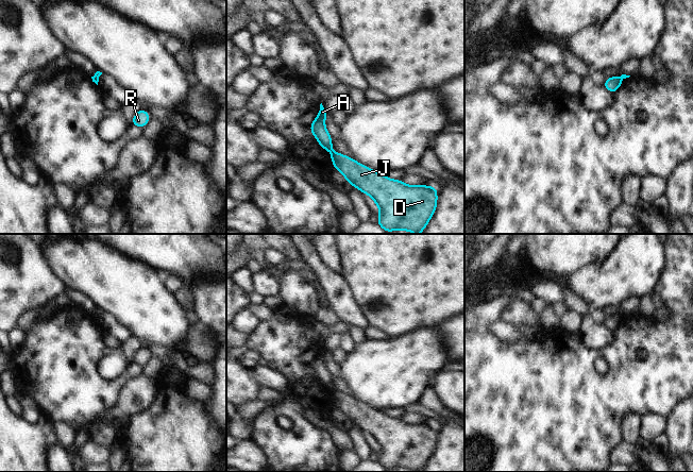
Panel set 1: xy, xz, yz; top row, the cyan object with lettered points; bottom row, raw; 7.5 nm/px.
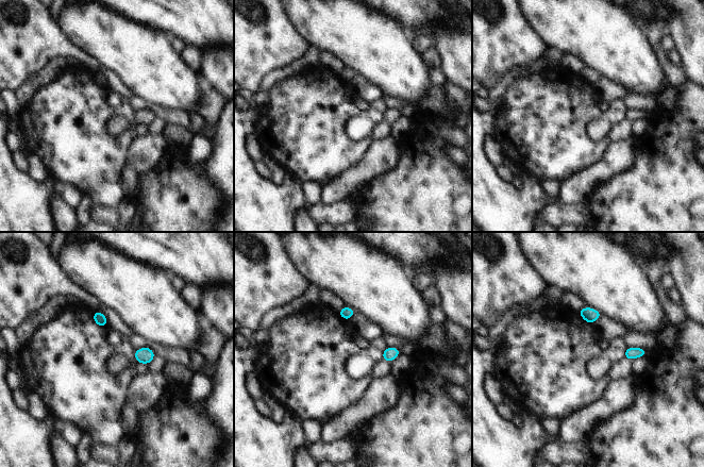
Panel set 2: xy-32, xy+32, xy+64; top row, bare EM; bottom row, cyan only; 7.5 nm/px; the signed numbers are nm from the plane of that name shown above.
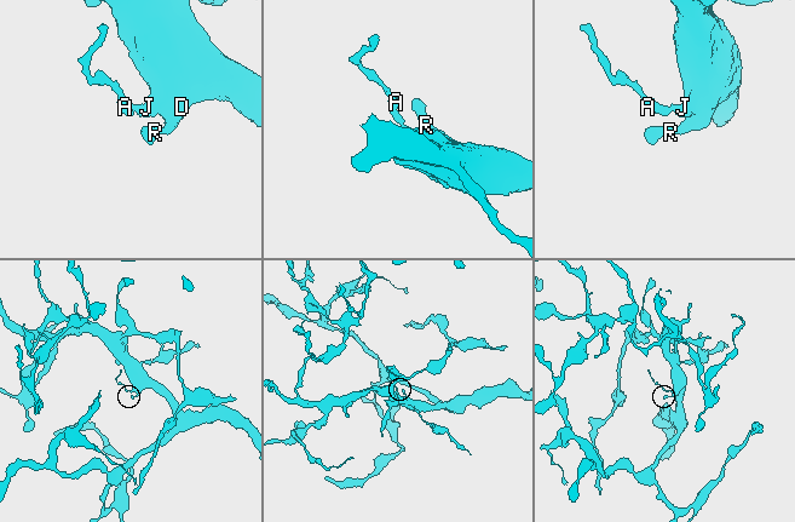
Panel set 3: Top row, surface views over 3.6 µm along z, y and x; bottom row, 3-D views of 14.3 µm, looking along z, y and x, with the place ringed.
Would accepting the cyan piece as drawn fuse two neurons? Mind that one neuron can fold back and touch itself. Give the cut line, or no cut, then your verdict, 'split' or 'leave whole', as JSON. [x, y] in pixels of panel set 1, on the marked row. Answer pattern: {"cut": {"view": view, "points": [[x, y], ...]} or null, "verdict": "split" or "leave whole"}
{"cut": {"view": "xy", "points": [[93, 77], [98, 81]]}, "verdict": "split"}

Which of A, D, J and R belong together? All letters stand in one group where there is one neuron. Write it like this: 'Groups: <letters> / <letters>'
Groups: A / D J R.

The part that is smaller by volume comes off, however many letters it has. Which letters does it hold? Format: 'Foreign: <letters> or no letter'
Foreign: A.

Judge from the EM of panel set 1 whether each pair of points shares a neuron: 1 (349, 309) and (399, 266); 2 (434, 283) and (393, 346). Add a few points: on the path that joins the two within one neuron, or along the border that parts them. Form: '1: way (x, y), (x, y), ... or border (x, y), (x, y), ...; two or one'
1: border (343, 281), (355, 305), (369, 324); two
2: border (424, 326), (390, 337); two

